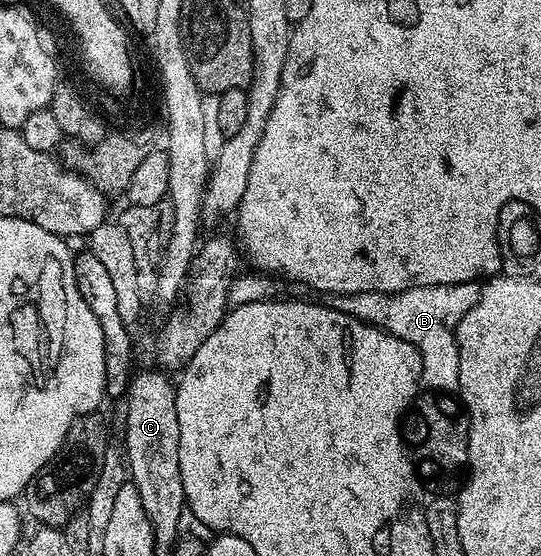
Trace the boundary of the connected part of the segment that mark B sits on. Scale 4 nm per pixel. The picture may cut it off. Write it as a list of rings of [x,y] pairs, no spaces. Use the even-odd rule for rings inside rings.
[[[468,280],[466,284],[419,286],[402,292],[332,294],[327,304],[351,318],[359,318],[364,324],[390,332],[395,338],[403,338],[403,342],[411,342],[421,355],[422,385],[434,392],[453,394],[459,386],[457,327],[463,314],[475,306],[478,291],[478,281]]]

